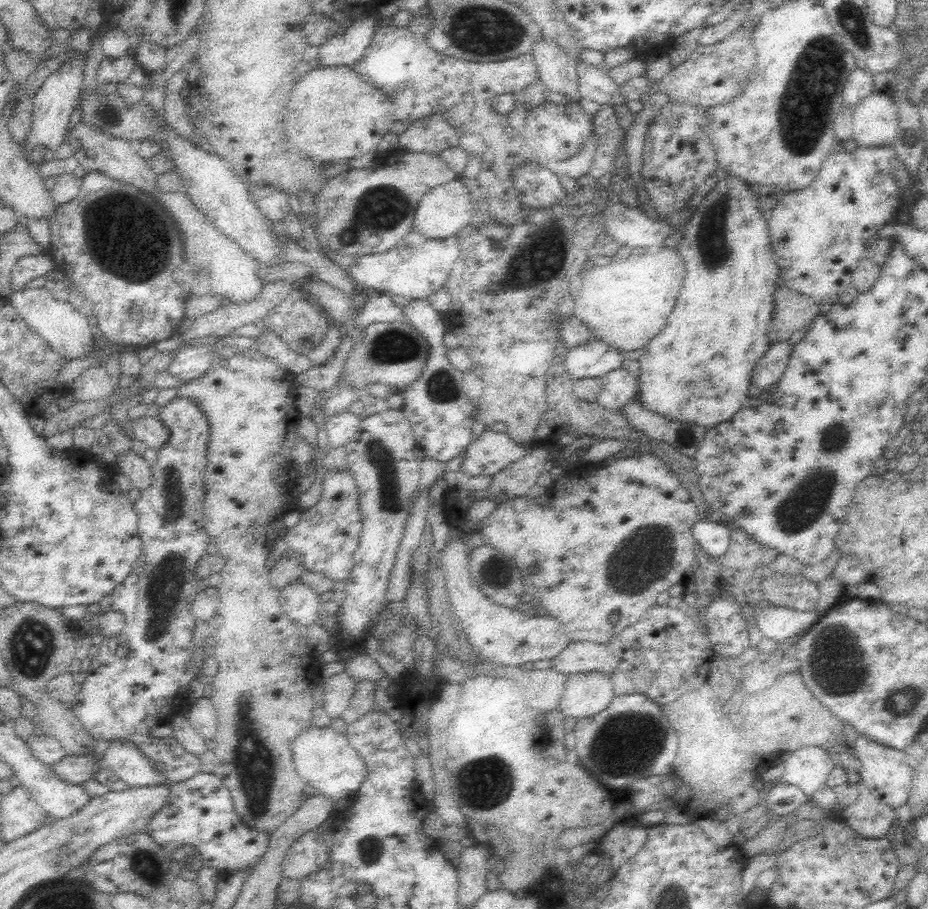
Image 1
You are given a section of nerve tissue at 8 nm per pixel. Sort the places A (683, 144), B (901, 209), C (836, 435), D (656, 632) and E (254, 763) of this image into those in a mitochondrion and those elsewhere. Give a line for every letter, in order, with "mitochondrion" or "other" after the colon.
A: other
B: other
C: mitochondrion
D: other
E: mitochondrion

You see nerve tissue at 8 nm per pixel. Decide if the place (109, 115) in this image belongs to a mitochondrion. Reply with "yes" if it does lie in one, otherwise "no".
yes

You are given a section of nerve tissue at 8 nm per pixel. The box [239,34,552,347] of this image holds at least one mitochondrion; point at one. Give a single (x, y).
(383, 208)

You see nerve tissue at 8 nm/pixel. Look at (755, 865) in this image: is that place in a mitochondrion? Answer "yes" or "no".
no

